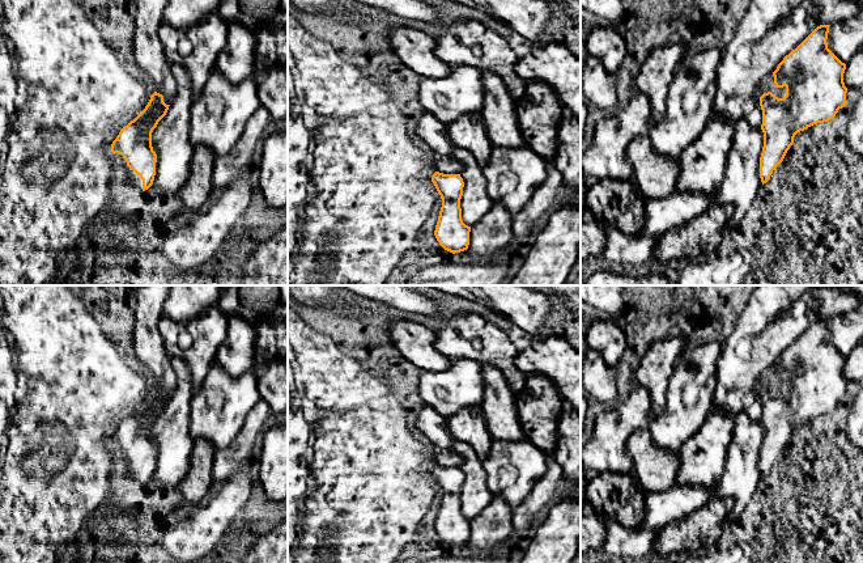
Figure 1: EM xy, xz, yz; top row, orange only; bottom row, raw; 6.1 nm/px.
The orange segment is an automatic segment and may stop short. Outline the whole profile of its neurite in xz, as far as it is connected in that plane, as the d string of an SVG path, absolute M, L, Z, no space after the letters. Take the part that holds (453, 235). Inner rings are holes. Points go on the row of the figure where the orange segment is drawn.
M435 172L432 177L442 207L435 225L434 236L439 245L455 254L468 249L471 227L462 220L460 199L464 182L460 174L443 174Z

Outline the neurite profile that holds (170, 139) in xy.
M179 64L170 68L177 82L177 94L152 132L152 147L157 154L153 186L165 196L179 192L184 186L194 156L190 140L191 107L195 98L191 79Z

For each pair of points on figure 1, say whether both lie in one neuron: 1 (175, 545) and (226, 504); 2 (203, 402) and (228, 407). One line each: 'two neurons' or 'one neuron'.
1: one neuron
2: one neuron

